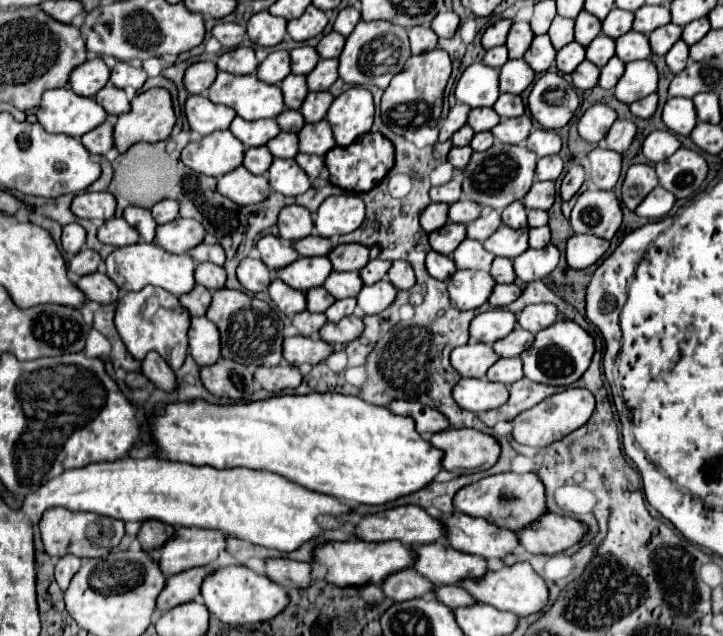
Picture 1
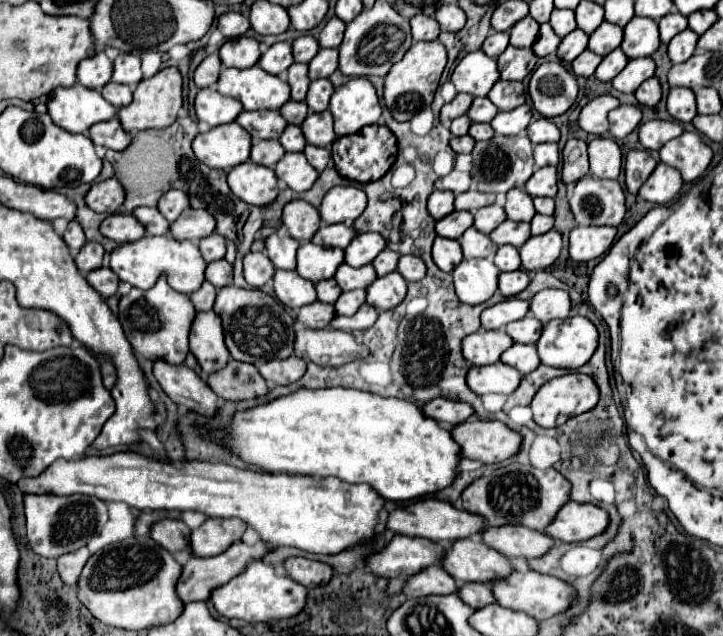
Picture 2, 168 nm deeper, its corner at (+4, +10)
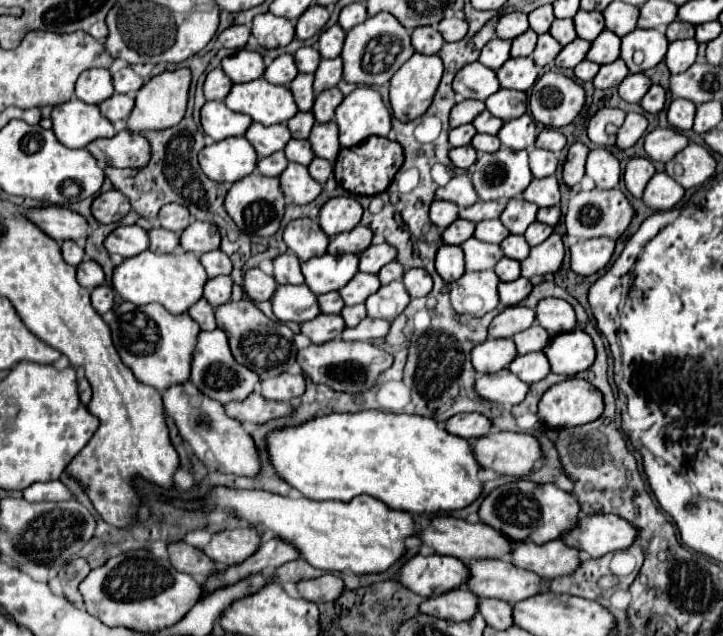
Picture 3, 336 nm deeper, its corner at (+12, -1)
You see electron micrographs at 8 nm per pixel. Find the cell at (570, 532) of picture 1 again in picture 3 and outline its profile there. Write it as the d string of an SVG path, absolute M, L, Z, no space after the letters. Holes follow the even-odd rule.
M588 515L582 517L572 531L566 531L560 541L590 557L602 557L630 547L634 537L636 529L616 515Z

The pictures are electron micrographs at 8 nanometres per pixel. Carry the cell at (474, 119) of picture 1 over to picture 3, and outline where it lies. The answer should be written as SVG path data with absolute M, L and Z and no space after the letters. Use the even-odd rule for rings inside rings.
M482 111L482 113L478 115L478 119L474 119L474 121L472 121L472 125L476 127L476 131L478 131L478 133L496 135L496 133L498 133L498 129L502 127L502 119L496 119L492 113Z

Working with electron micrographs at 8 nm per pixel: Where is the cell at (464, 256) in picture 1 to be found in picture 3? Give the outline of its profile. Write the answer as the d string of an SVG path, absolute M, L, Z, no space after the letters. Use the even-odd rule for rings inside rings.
M468 239L462 245L464 251L464 261L466 261L466 271L484 271L484 269L494 269L496 261L504 255L498 245L482 243L478 239Z

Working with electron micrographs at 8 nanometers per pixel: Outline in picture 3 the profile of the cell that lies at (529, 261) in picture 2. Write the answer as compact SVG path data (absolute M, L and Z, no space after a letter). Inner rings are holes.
M552 233L544 243L530 249L530 255L520 261L522 265L522 277L530 279L536 275L548 275L556 273L564 259L564 245L562 237L558 233Z

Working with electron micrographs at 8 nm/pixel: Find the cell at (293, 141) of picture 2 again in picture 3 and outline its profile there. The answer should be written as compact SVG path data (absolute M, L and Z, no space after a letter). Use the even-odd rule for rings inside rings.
M290 139L288 147L284 147L284 155L288 161L300 163L300 165L308 165L314 159L314 153L306 139Z

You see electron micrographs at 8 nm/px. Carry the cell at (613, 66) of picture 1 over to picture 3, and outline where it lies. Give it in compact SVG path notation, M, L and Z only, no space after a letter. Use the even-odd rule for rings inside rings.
M616 59L614 63L602 65L598 75L592 79L592 83L596 89L610 89L610 87L616 87L628 73L630 71L628 71L626 63L622 59Z

